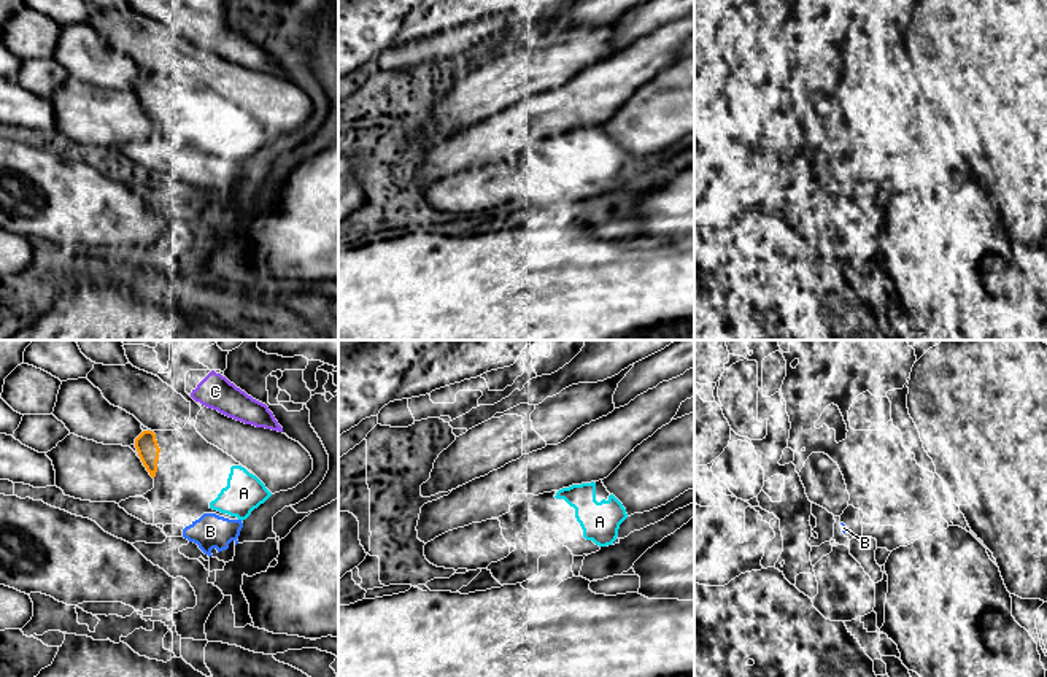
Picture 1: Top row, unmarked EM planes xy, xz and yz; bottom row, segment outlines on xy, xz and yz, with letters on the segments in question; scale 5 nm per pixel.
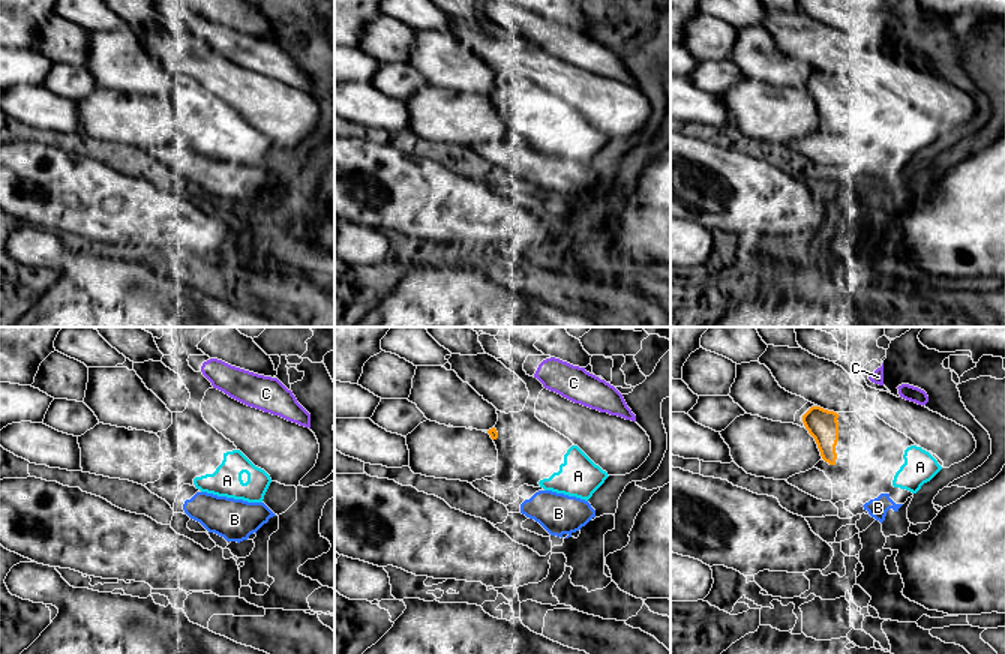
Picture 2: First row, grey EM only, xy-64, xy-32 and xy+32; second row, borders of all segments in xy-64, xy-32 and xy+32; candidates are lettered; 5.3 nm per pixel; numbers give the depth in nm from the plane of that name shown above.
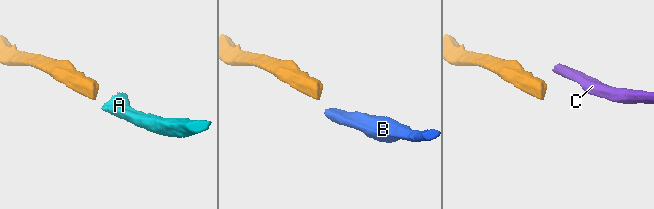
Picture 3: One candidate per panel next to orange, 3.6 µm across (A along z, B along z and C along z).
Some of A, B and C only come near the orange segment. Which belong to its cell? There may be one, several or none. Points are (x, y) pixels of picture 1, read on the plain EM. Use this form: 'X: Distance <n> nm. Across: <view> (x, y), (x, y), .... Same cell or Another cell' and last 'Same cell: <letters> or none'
A: Distance 320 nm. Across: xy (154, 119), (210, 147). Same cell
B: Distance 300 nm. Across: xy (153, 121), (186, 170). Another cell
C: Distance 260 nm. Across: xy (153, 77), (191, 40). Another cell
Same cell: A

